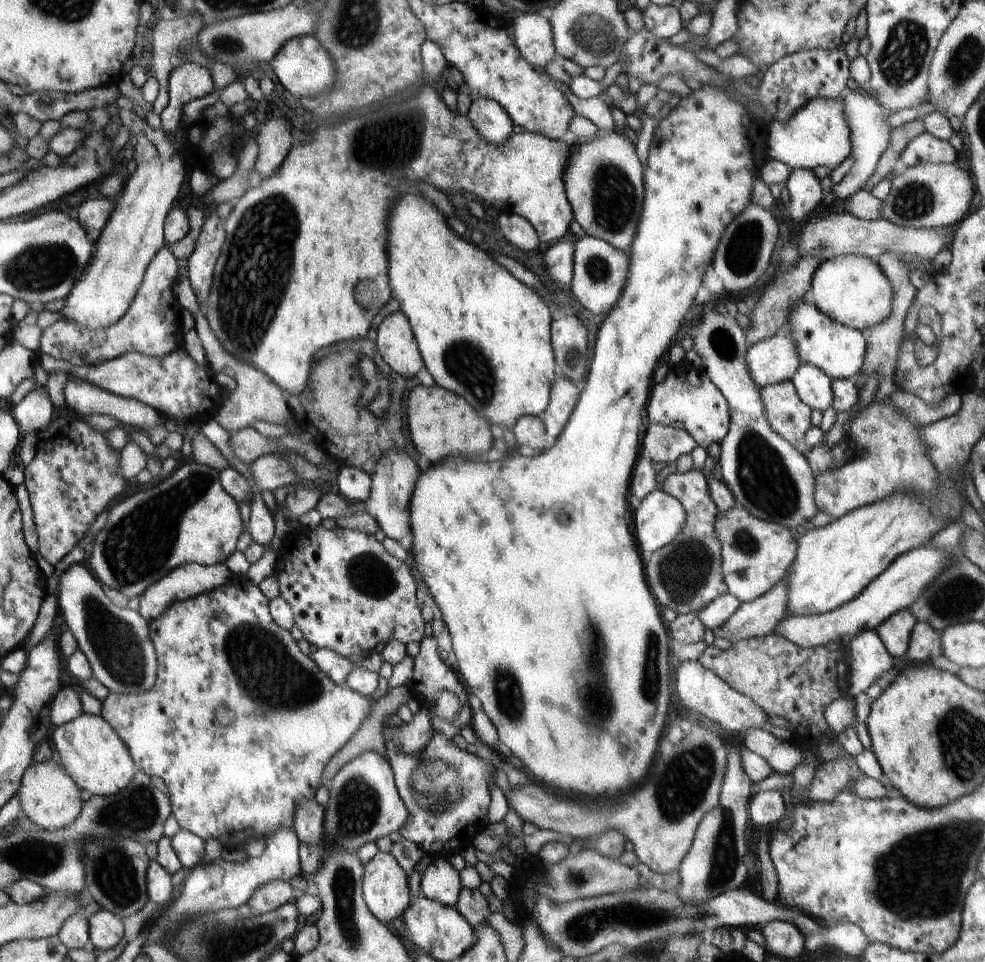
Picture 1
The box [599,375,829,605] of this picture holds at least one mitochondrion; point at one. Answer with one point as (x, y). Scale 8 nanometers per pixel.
(767, 483)

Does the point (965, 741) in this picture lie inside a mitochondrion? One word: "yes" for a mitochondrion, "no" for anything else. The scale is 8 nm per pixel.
yes

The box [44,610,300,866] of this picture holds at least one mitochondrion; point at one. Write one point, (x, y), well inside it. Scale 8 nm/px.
(139, 809)

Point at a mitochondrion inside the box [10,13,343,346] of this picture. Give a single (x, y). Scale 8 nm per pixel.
(219, 46)

